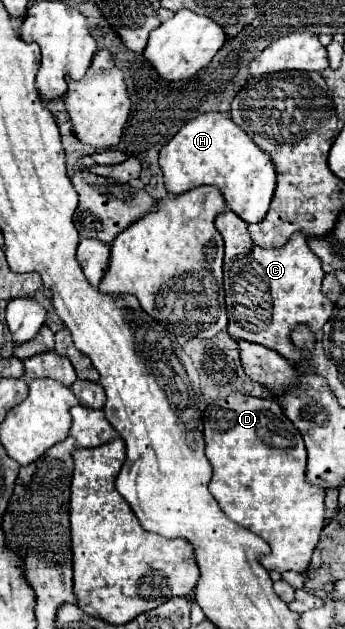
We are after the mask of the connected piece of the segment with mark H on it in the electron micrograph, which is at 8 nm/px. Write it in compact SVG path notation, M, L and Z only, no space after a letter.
M208 111L208 113L202 113L200 117L188 121L176 133L176 137L172 137L172 141L164 149L160 149L160 169L164 175L166 189L172 195L186 193L200 185L216 185L222 191L222 195L226 197L228 207L236 215L240 215L246 223L262 221L262 217L266 215L268 205L272 201L274 189L276 189L276 167L274 167L270 155L264 149L256 147L254 141L232 121L232 117L228 113L220 113L220 111Z

